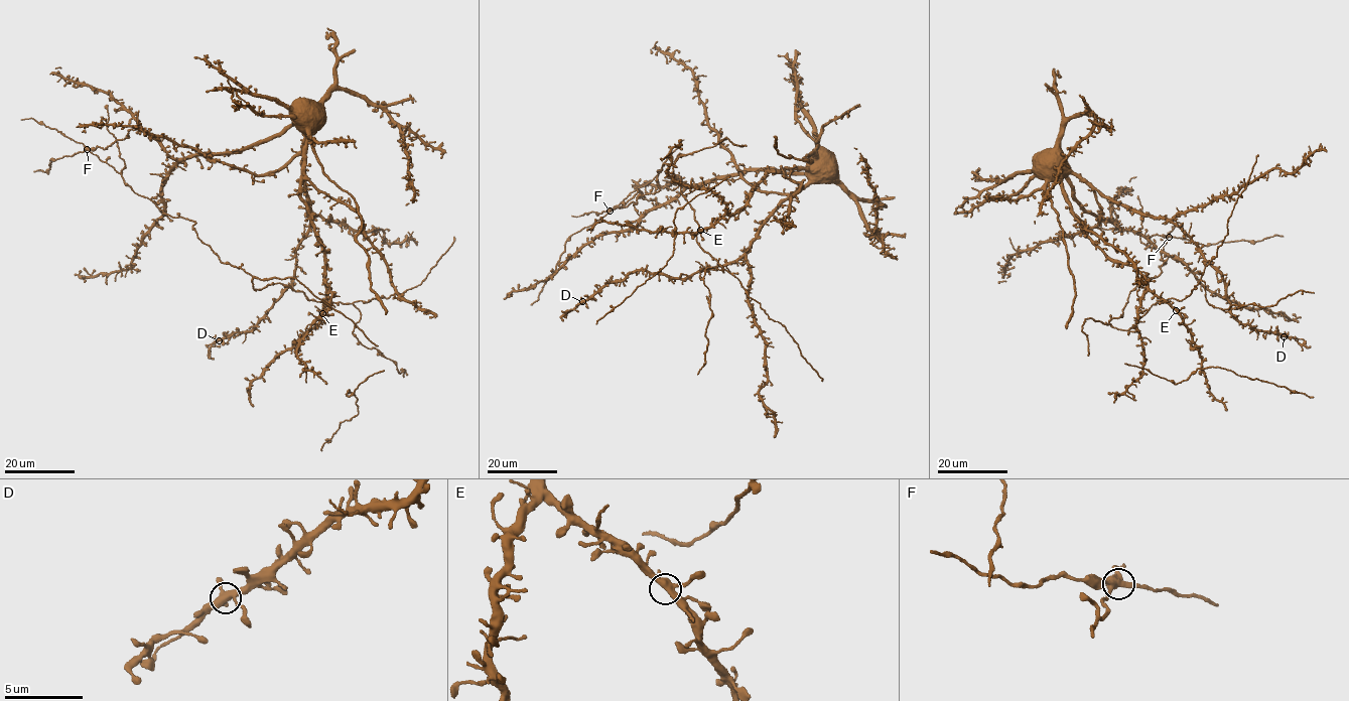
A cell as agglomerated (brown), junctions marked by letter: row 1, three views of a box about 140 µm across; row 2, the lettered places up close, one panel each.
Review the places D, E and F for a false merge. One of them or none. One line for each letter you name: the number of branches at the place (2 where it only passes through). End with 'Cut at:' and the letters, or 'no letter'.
F: Branches: 4
Cut at: F

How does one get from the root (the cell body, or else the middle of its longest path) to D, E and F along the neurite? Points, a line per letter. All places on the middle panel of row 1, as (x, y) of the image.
D: (830, 166), (780, 203), (749, 253), (733, 261), (700, 269), (683, 278), (635, 271), (604, 284), (582, 301)
E: (830, 166), (821, 156), (808, 167), (770, 169), (753, 188), (748, 204), (700, 230)
F: (830, 166), (799, 172), (781, 173), (771, 169), (749, 171), (683, 189), (641, 215), (633, 201), (610, 212)

